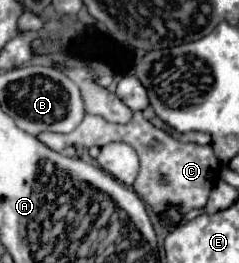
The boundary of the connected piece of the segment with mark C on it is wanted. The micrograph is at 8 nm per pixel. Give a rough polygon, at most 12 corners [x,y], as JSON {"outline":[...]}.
{"outline":[[141,111],[125,125],[85,115],[53,151],[123,141],[141,163],[133,189],[159,217],[205,207],[221,167],[211,145],[181,143]]}

